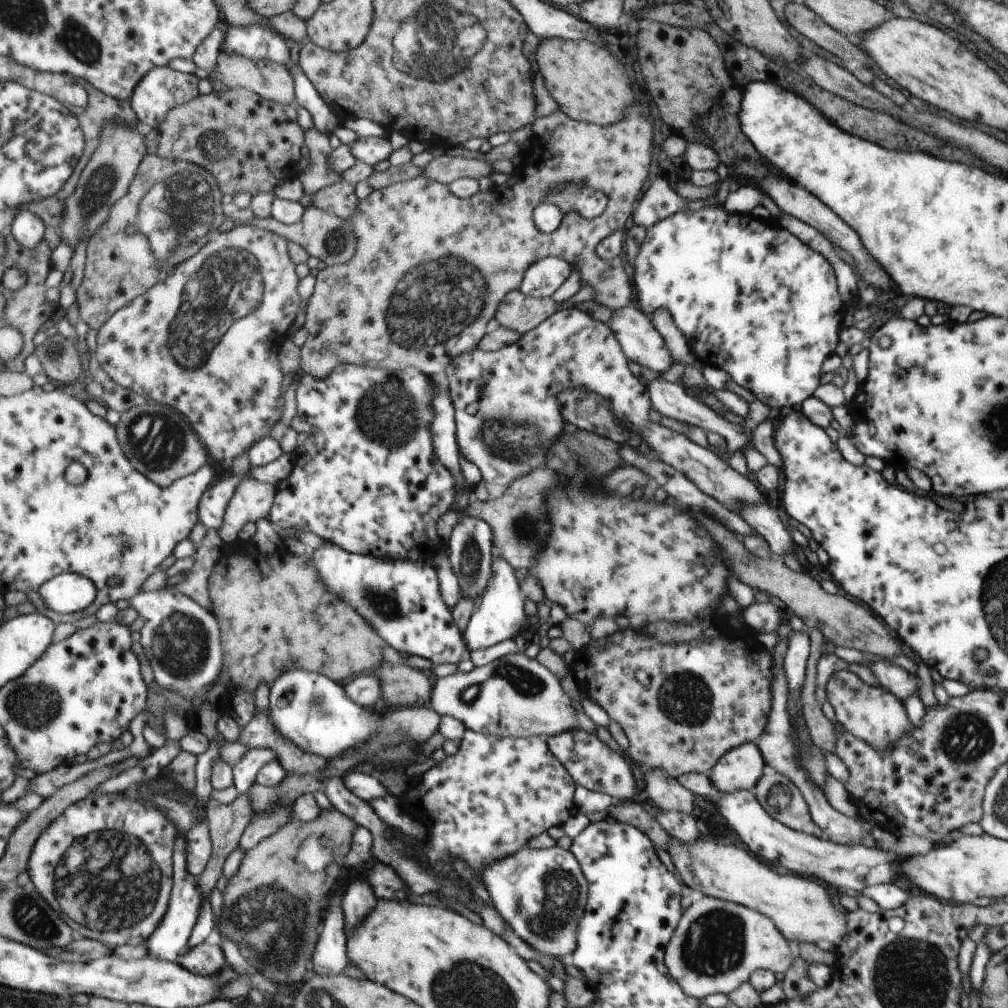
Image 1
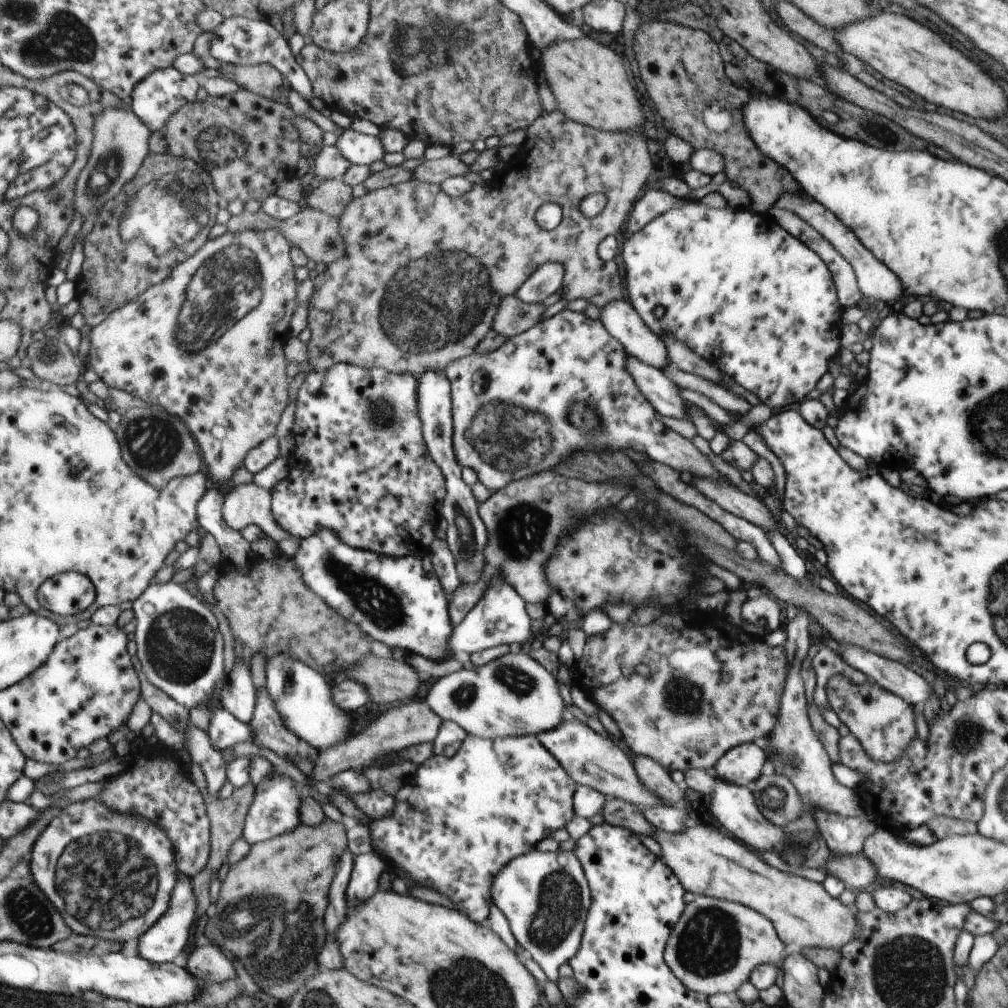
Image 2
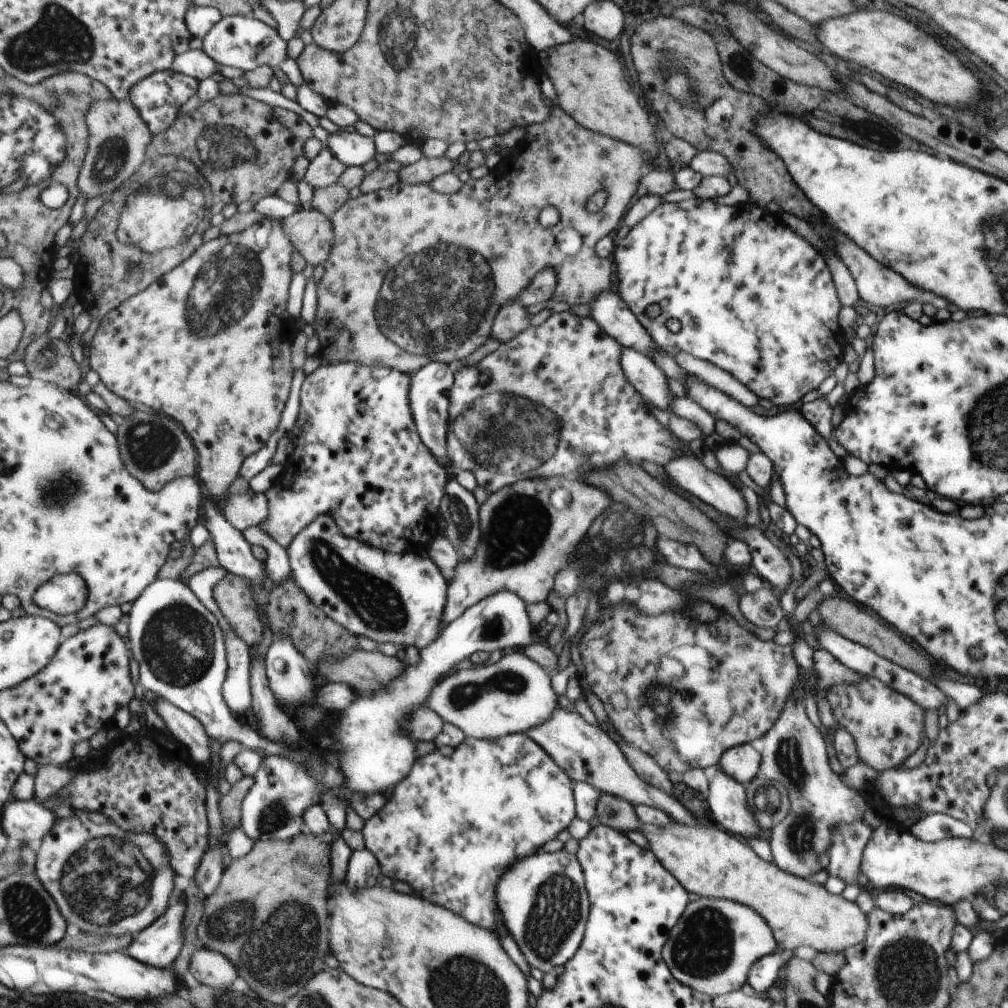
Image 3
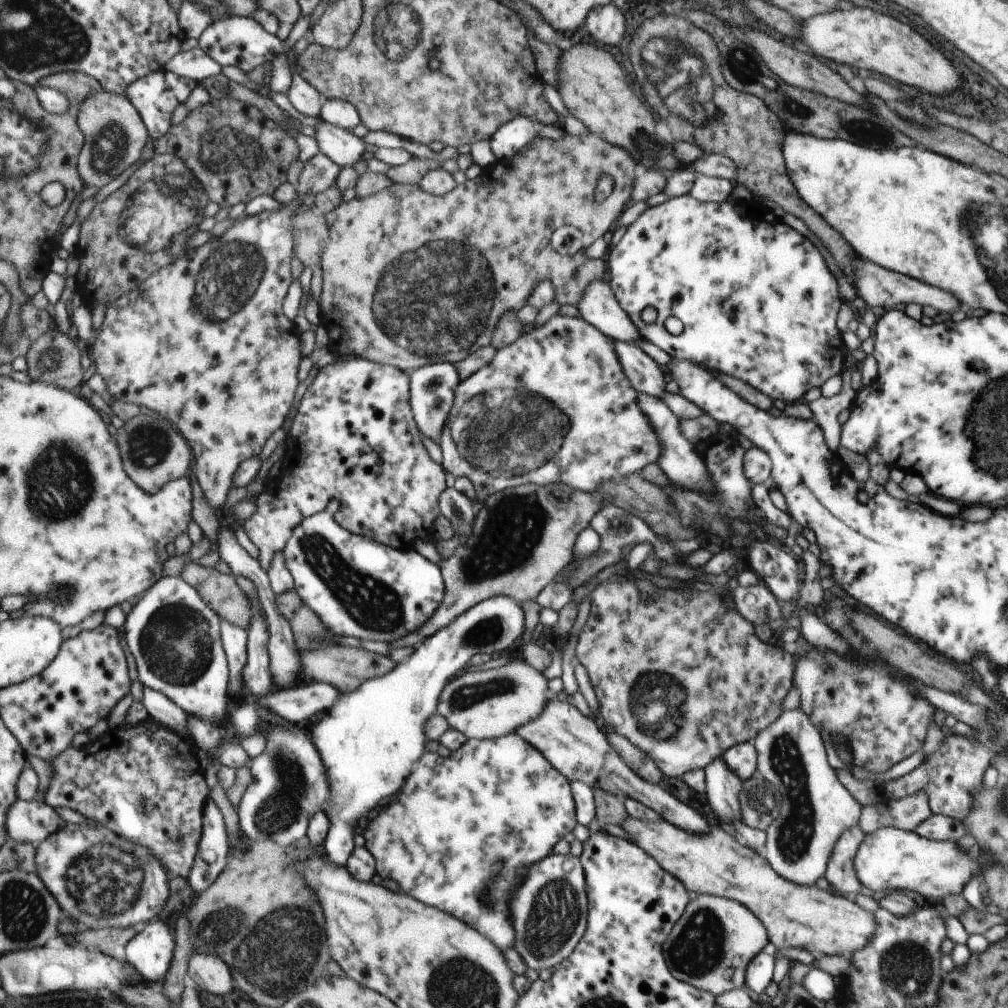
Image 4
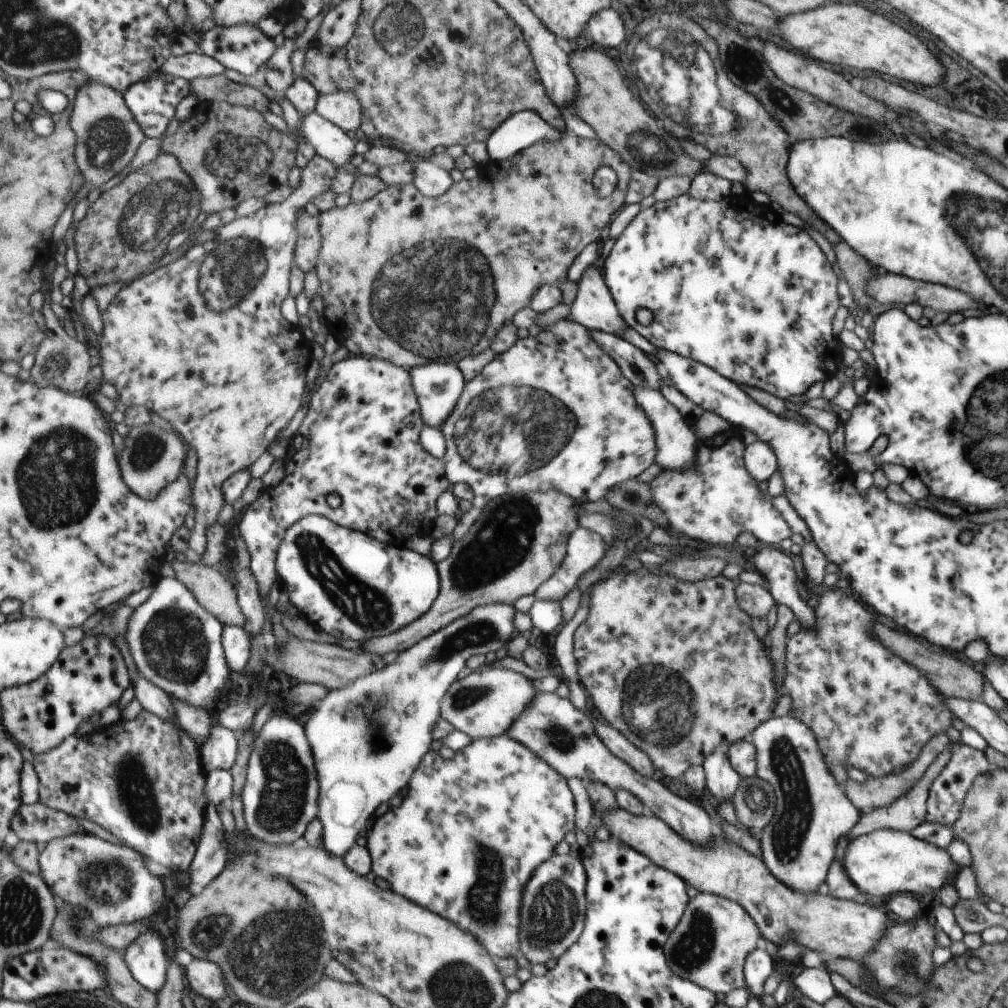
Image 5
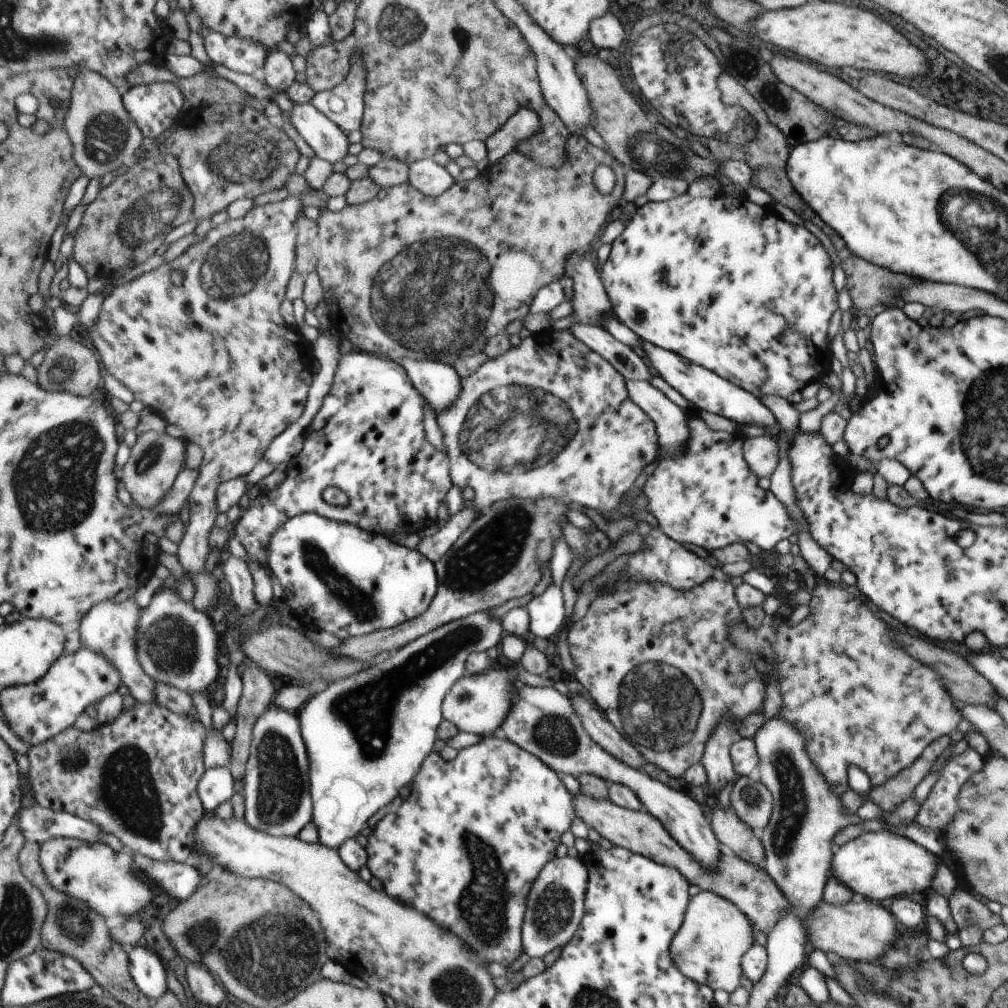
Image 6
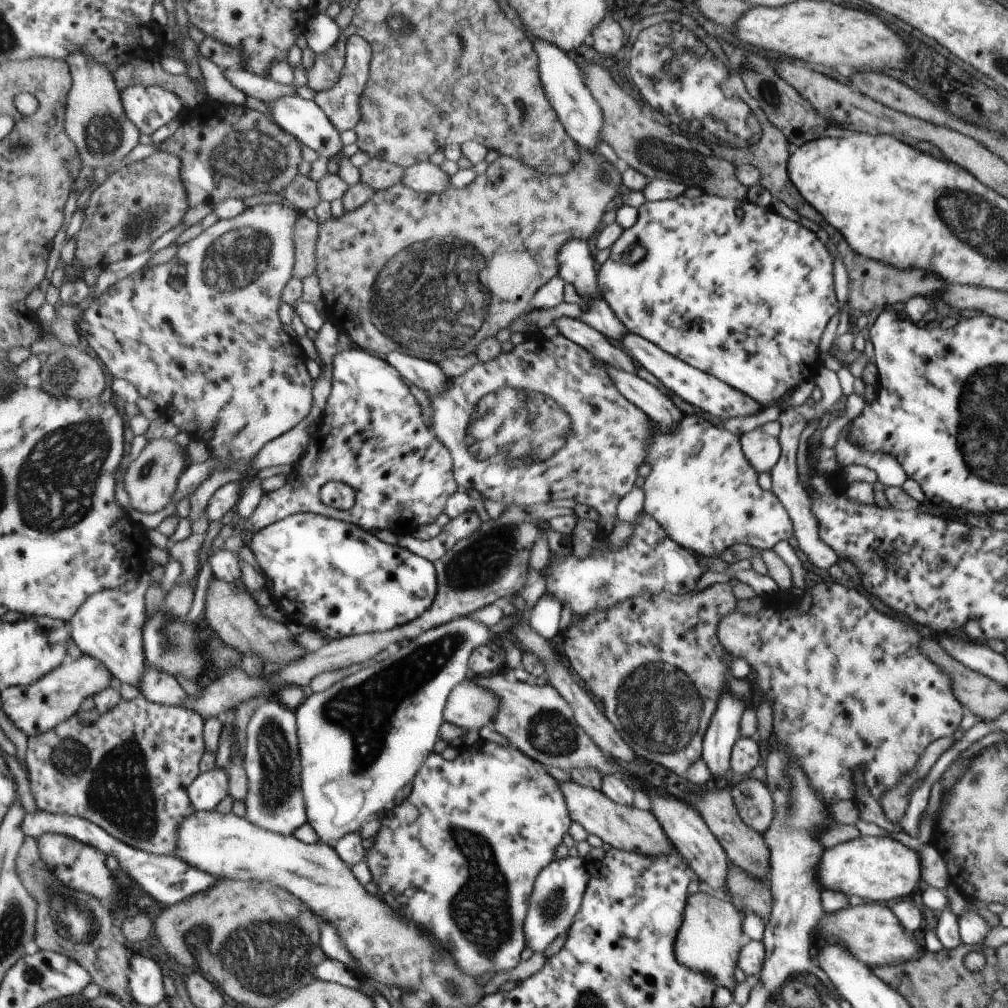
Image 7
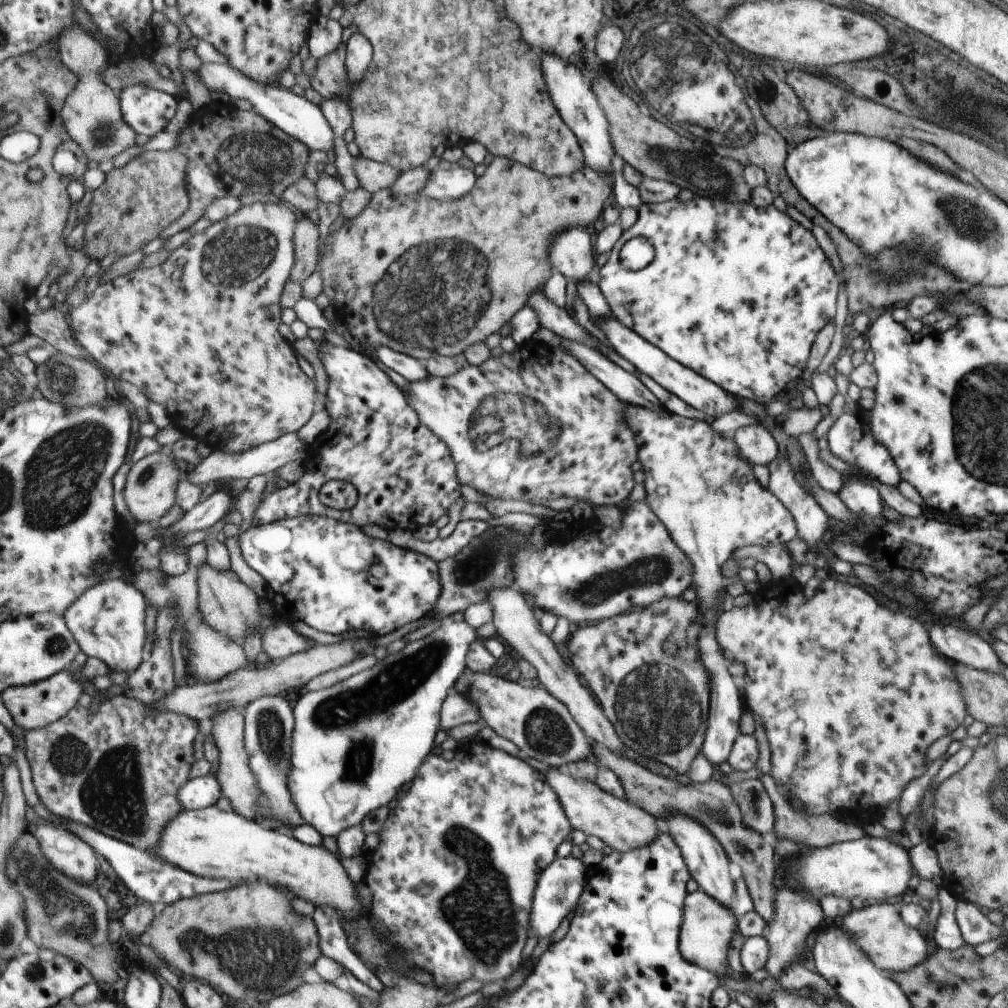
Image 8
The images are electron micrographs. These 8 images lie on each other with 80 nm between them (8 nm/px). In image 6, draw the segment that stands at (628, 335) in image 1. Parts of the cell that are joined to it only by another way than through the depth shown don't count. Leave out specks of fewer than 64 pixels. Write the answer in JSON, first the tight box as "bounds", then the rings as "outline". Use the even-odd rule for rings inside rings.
{"bounds":[553,253,613,331],"outline":[[[571,253],[564,264],[564,275],[573,281],[570,298],[571,312],[559,320],[554,320],[553,331],[569,329],[573,323],[600,326],[600,321],[606,316],[613,316],[612,303],[604,289],[604,283],[599,280],[597,268],[591,260]]]}

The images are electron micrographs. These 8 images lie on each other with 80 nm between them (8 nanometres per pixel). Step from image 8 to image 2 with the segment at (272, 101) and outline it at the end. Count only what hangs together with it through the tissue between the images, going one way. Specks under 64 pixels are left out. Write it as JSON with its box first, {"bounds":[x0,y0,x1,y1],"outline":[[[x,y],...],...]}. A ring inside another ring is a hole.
{"bounds":[336,129,386,166],"outline":[[[352,129],[343,131],[336,146],[351,165],[371,166],[373,162],[382,161],[386,154],[378,137],[360,134]]]}

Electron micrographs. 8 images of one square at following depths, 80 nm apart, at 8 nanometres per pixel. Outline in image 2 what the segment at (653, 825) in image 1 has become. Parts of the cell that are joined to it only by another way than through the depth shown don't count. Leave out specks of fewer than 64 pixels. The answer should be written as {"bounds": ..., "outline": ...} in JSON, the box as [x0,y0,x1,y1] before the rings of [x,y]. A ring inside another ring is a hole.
{"bounds":[602,798,654,838],"outline":[[[607,798],[602,806],[603,820],[606,823],[627,828],[636,835],[653,838],[654,830],[650,822],[643,816],[638,806],[625,800]]]}

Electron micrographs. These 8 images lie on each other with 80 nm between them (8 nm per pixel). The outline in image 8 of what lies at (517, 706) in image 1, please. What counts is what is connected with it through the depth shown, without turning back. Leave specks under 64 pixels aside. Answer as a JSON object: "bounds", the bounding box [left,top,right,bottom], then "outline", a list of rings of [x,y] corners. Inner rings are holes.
{"bounds":[441,691,481,732],"outline":[[[451,691],[441,711],[441,729],[445,732],[465,723],[481,722],[478,706],[463,693]]]}

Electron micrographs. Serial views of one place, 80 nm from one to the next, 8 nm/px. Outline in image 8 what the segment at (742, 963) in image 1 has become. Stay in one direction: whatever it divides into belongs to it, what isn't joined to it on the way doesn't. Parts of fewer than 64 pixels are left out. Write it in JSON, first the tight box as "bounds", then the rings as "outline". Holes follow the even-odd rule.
{"bounds":[678,890,737,976],"outline":[[[696,890],[685,896],[682,906],[682,921],[678,930],[678,951],[684,961],[718,976],[727,970],[727,946],[737,928],[737,920],[731,908],[725,908],[704,891]]]}

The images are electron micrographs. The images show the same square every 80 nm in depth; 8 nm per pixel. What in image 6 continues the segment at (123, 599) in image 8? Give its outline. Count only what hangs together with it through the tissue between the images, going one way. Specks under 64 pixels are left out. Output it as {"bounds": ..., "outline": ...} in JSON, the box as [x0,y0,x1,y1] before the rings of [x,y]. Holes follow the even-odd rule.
{"bounds":[78,598,160,704],"outline":[[[133,598],[124,603],[103,601],[95,604],[80,622],[78,631],[82,638],[82,646],[103,653],[120,671],[124,684],[129,688],[136,701],[160,704],[156,693],[156,680],[144,671],[138,659],[137,627],[142,615],[142,608]]]}

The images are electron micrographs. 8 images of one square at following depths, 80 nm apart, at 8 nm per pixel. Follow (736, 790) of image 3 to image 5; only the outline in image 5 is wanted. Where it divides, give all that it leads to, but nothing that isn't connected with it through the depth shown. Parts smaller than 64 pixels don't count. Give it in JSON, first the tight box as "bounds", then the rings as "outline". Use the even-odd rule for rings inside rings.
{"bounds":[704,748,740,802],"outline":[[[717,748],[713,754],[705,758],[704,765],[705,789],[717,802],[730,802],[739,784],[740,775],[733,770],[728,761],[727,751]]]}

